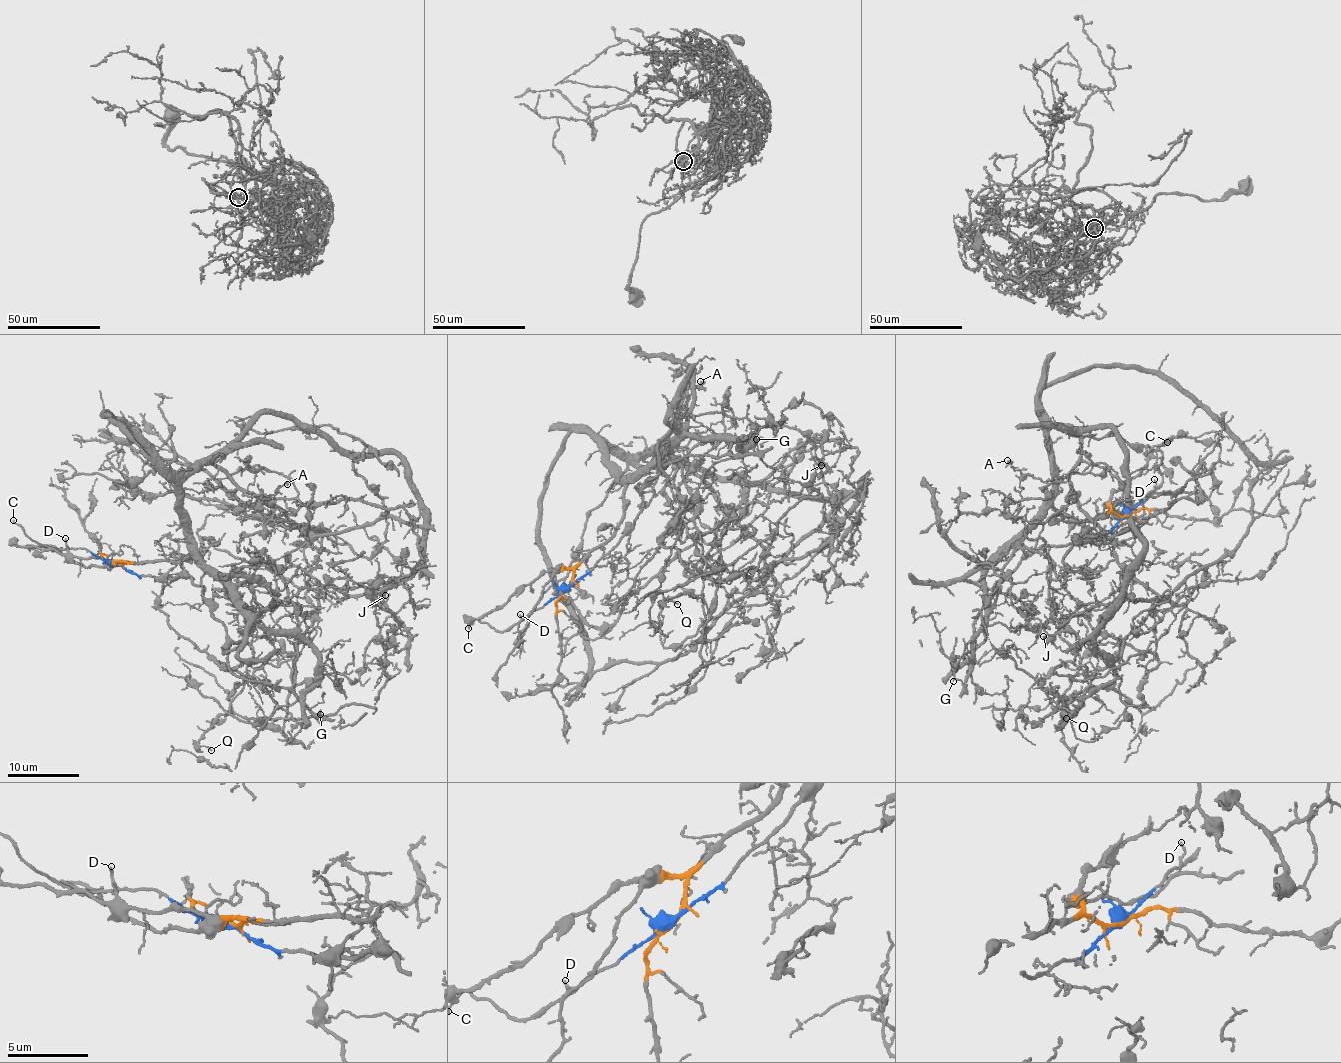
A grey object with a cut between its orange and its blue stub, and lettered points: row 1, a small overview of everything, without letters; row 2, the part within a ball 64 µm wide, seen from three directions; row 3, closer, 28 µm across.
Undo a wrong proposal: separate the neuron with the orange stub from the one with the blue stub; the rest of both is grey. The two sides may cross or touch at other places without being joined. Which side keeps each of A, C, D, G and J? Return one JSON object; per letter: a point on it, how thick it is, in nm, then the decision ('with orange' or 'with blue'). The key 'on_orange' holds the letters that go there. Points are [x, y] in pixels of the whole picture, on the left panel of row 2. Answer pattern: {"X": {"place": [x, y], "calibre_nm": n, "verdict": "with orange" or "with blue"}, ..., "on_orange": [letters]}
{"A": {"place": [287, 484], "calibre_nm": 110, "verdict": "with orange"}, "C": {"place": [13, 520], "calibre_nm": 140, "verdict": "with blue"}, "D": {"place": [65, 538], "calibre_nm": 100, "verdict": "with blue"}, "G": {"place": [320, 714], "calibre_nm": 130, "verdict": "with blue"}, "J": {"place": [385, 595], "calibre_nm": 140, "verdict": "with orange"}, "on_orange": ["A", "J"]}

